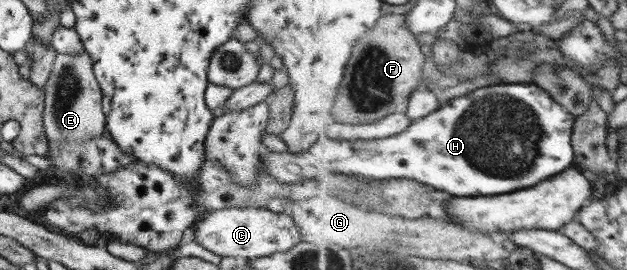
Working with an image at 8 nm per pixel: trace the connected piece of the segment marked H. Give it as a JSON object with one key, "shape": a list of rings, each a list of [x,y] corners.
{"shape":[[[508,83],[476,88],[462,96],[452,98],[445,106],[439,107],[422,119],[411,122],[403,132],[394,136],[370,140],[345,140],[339,132],[328,139],[322,136],[306,151],[300,153],[278,153],[268,150],[259,155],[269,176],[282,183],[294,183],[305,178],[331,172],[362,175],[364,178],[387,180],[394,178],[415,179],[434,189],[448,191],[458,197],[476,195],[509,194],[569,169],[574,165],[574,147],[570,143],[576,115],[562,107],[545,89],[536,83]]]}

